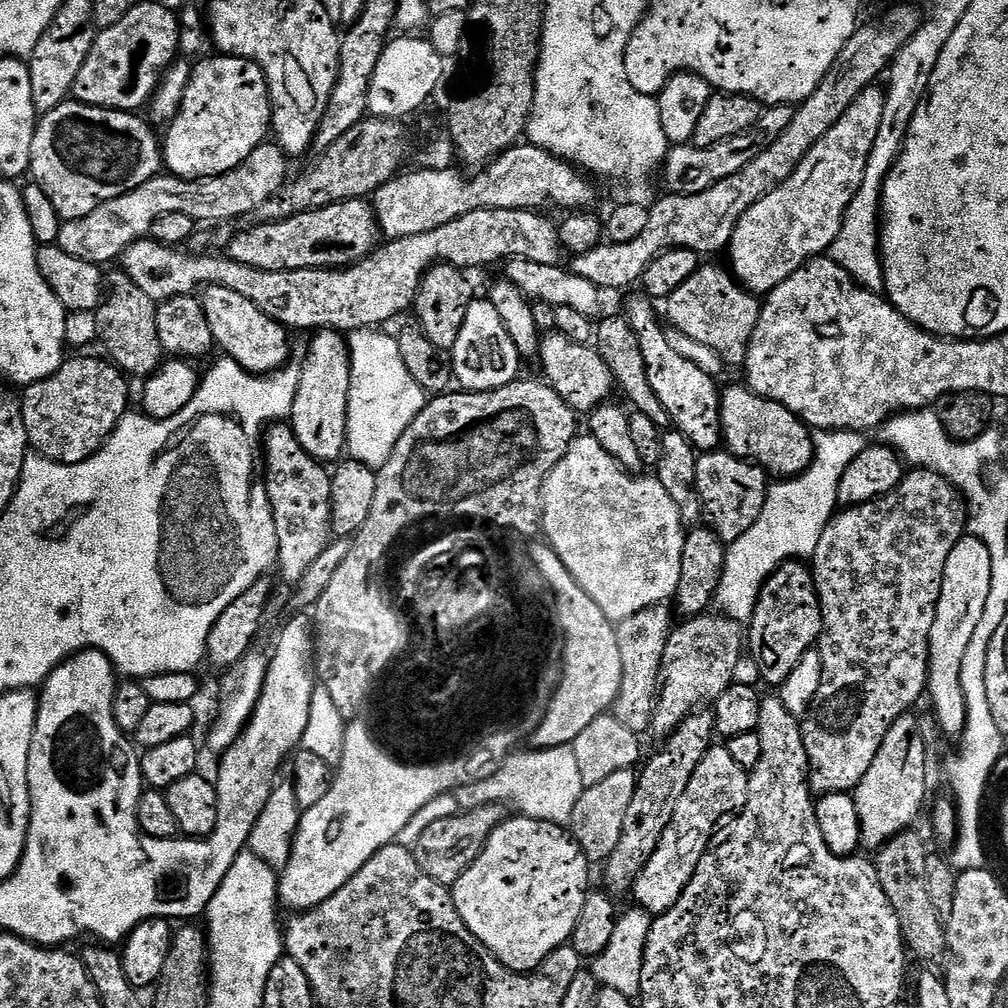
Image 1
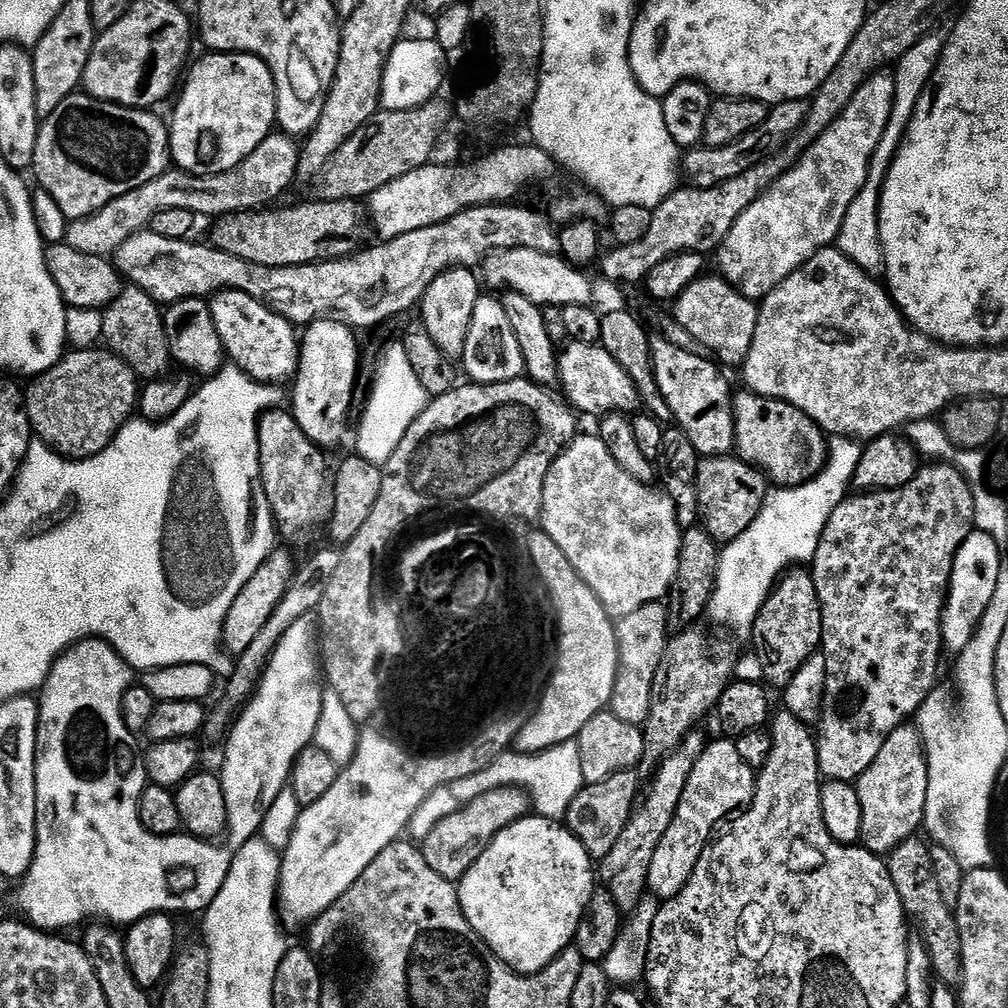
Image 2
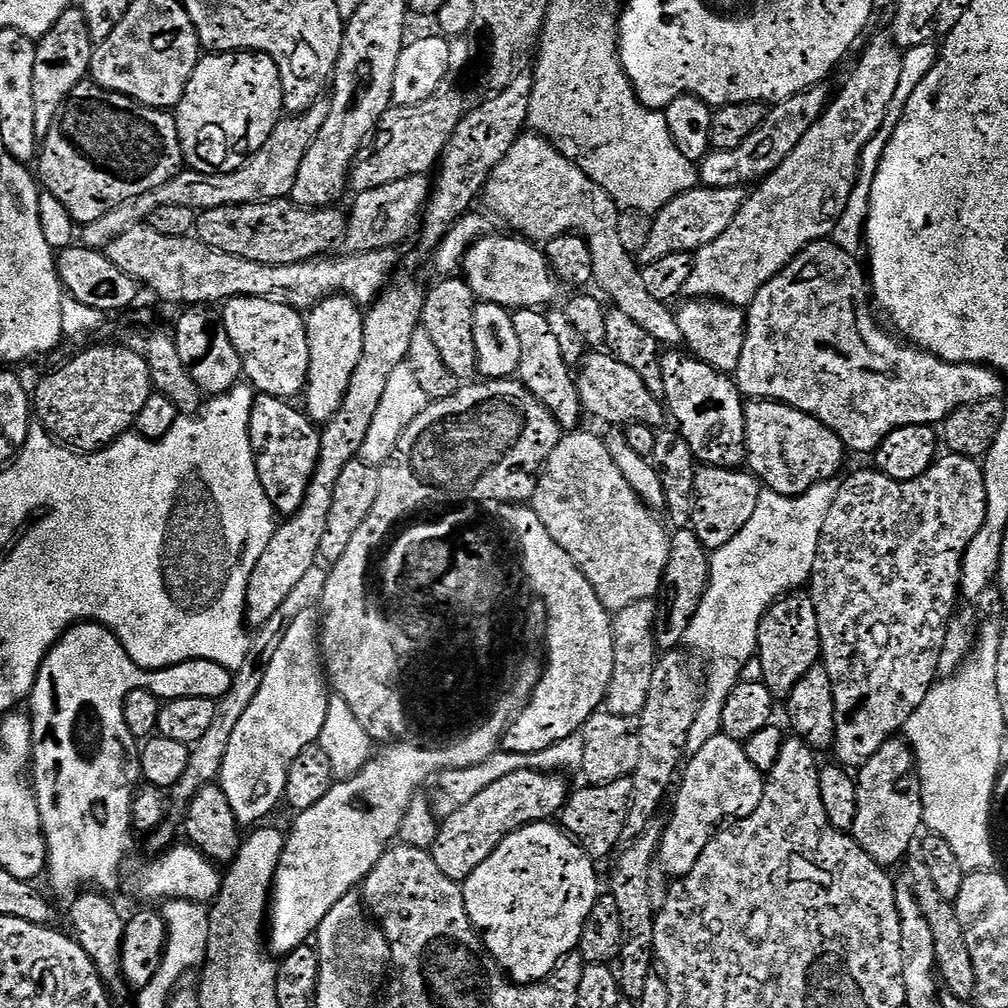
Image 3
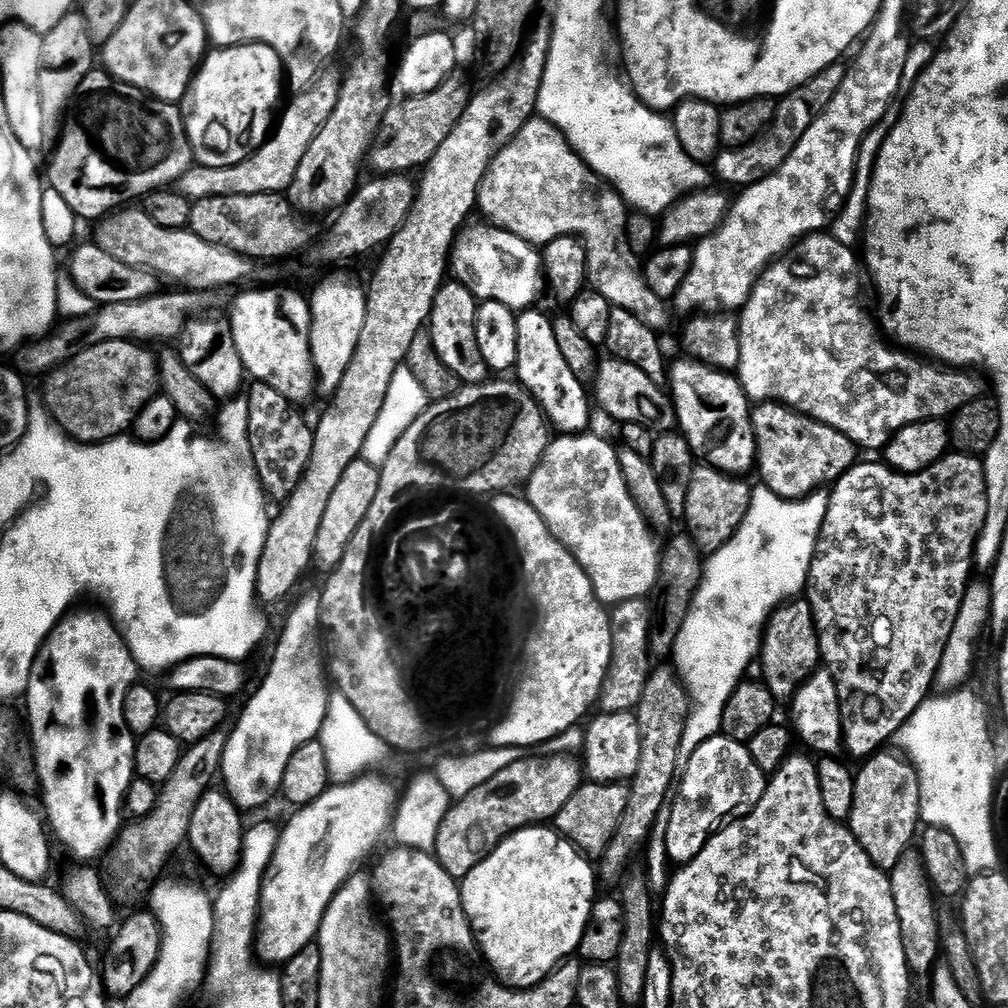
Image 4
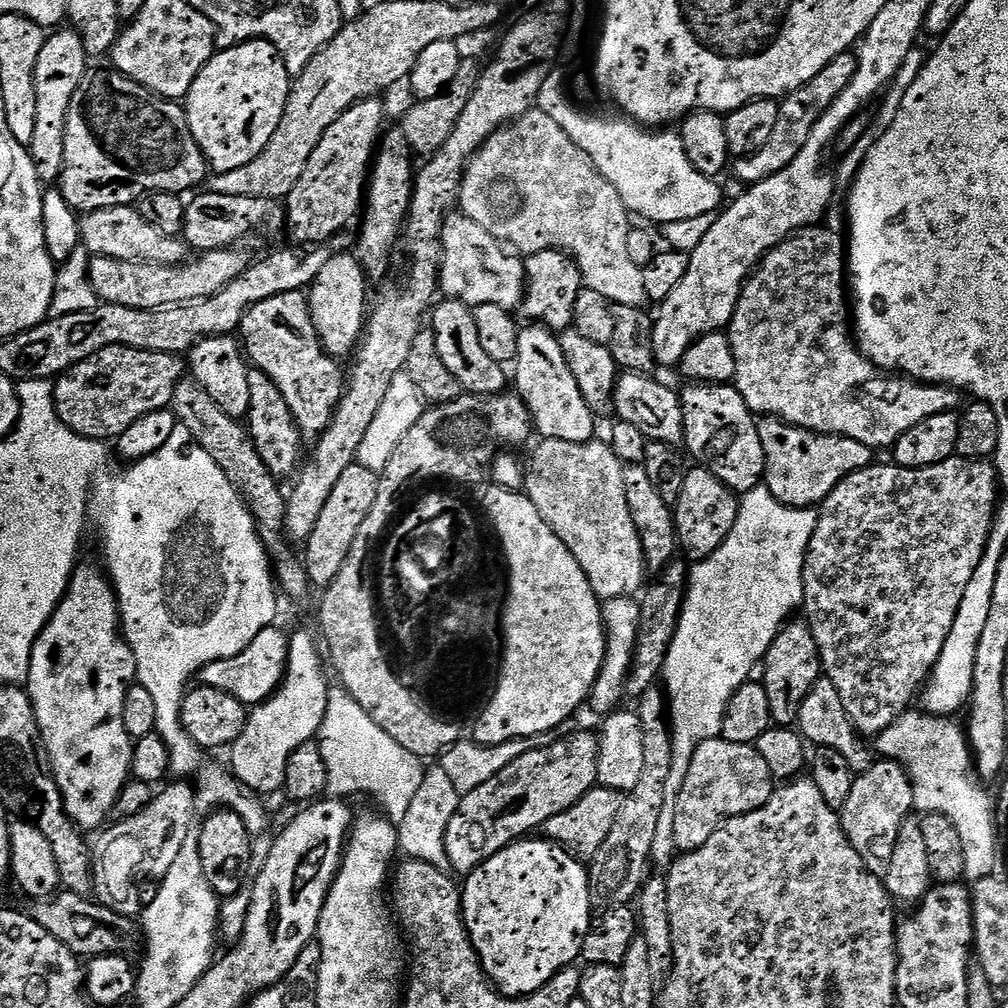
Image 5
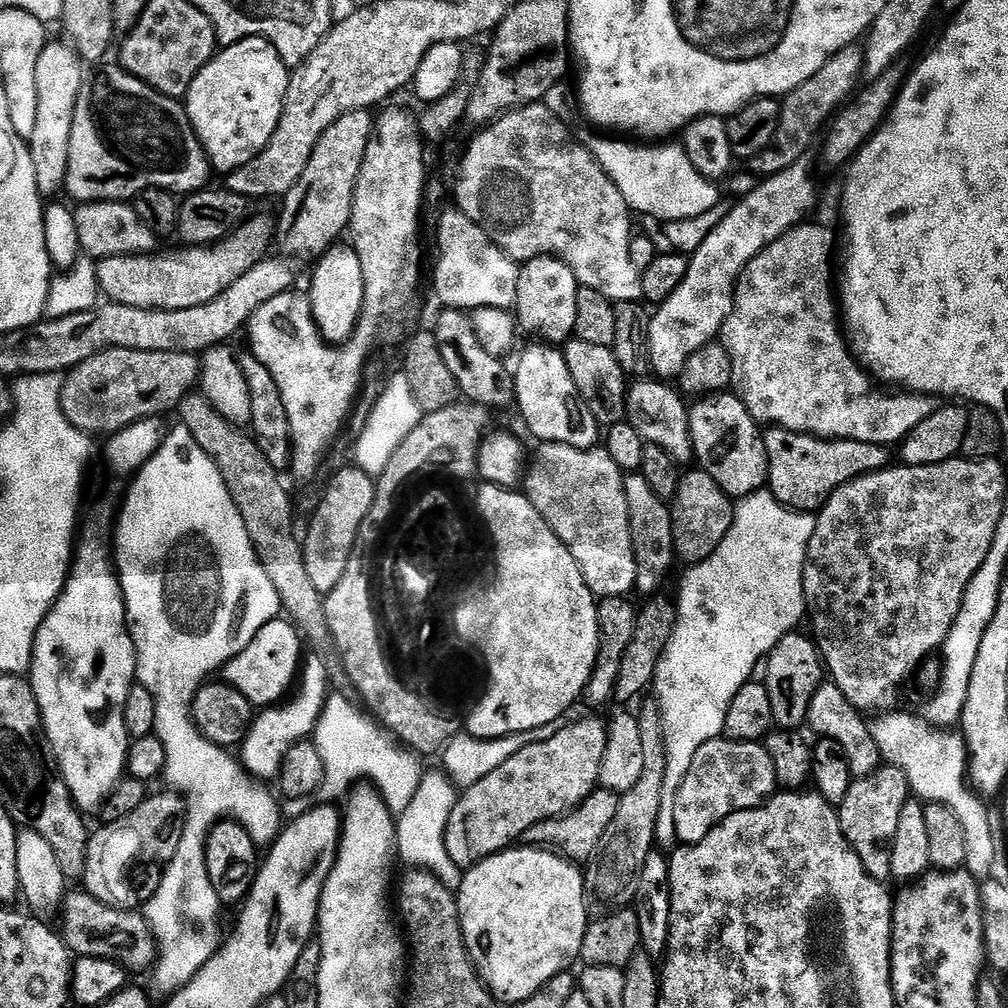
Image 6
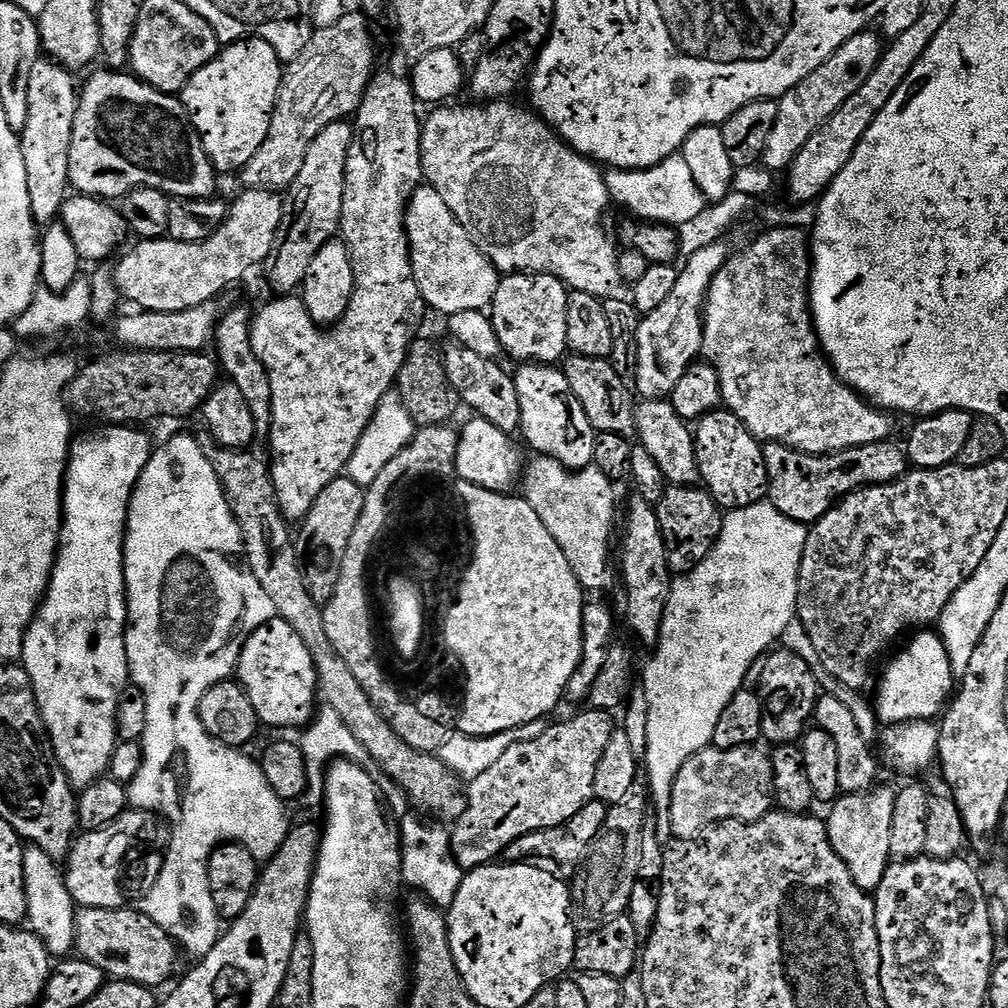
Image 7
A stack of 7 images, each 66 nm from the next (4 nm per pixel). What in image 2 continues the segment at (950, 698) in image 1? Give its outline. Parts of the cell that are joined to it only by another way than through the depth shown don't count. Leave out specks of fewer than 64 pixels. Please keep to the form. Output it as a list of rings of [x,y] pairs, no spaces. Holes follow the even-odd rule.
[[[973,530],[966,542],[962,542],[954,558],[948,583],[948,599],[944,601],[944,617],[940,623],[943,647],[947,651],[949,648],[952,654],[959,654],[968,645],[980,620],[986,614],[986,606],[990,606],[990,598],[994,598],[994,590],[998,590],[1002,571],[1000,548],[1001,541],[994,539],[991,534]]]

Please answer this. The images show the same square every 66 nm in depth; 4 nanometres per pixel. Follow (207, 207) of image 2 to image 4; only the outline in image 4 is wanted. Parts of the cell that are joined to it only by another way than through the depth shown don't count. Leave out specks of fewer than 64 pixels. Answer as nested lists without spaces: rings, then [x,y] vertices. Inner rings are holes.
[[[321,74],[317,76],[311,86],[295,93],[296,97],[289,102],[288,109],[286,109],[286,104],[283,111],[279,113],[274,131],[253,156],[229,168],[193,166],[178,181],[179,191],[193,202],[202,198],[233,196],[234,194],[253,196],[271,192],[287,193],[288,187],[294,182],[294,174],[298,174],[298,166],[302,166],[302,158],[306,158],[306,150],[310,146],[310,142],[314,142],[318,130],[322,130],[322,126],[326,126],[330,114],[334,114],[334,106],[338,106],[341,83],[339,75]]]

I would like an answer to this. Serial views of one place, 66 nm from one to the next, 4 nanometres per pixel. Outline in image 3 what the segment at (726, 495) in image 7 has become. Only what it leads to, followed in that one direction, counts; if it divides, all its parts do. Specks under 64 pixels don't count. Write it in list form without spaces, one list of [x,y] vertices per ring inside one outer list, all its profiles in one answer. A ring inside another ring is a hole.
[[[680,350],[665,351],[660,357],[660,365],[667,411],[671,419],[673,416],[680,423],[677,424],[678,431],[682,438],[686,438],[692,455],[701,465],[710,468],[739,469],[739,464],[745,463],[748,454],[745,401],[740,389],[725,373],[714,370],[695,356]]]

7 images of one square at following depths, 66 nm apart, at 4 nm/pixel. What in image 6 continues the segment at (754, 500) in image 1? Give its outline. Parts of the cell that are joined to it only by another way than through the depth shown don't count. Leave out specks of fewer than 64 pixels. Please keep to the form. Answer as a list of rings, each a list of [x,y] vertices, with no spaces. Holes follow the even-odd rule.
[[[703,470],[695,471],[685,471],[681,475],[678,490],[670,502],[676,560],[680,562],[685,560],[685,565],[688,566],[700,564],[706,558],[710,558],[714,550],[718,550],[722,538],[726,538],[734,522],[736,513],[733,497],[727,496],[722,486],[718,486],[718,482],[710,478],[710,474],[706,474]]]

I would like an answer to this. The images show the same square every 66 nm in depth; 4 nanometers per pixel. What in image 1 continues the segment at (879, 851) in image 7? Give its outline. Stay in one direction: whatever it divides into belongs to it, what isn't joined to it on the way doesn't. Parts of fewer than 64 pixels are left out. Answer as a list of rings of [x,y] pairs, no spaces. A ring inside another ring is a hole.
[[[915,715],[899,716],[890,726],[870,770],[854,789],[860,818],[860,842],[866,849],[879,850],[899,832],[907,832],[920,816],[928,796],[928,744]]]

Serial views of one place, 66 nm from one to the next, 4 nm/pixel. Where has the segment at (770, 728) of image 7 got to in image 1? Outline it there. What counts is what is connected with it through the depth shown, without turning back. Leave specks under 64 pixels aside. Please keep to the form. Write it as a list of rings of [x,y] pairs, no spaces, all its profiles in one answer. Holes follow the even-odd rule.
[[[799,559],[789,560],[773,572],[760,591],[756,609],[752,611],[752,619],[746,628],[746,648],[750,656],[752,652],[752,660],[761,678],[768,684],[781,686],[803,656],[817,647],[823,630],[824,619],[811,567]]]

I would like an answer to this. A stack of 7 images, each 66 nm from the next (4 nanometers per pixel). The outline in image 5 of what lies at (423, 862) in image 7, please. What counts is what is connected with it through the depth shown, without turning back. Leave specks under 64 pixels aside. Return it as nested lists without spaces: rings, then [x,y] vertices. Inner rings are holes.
[[[439,764],[430,766],[418,793],[414,795],[412,803],[408,807],[404,820],[397,827],[397,845],[401,853],[404,852],[403,855],[409,859],[424,861],[440,872],[448,872],[450,866],[445,852],[445,830],[450,818],[457,812],[460,798],[461,793],[450,782],[446,770]]]

